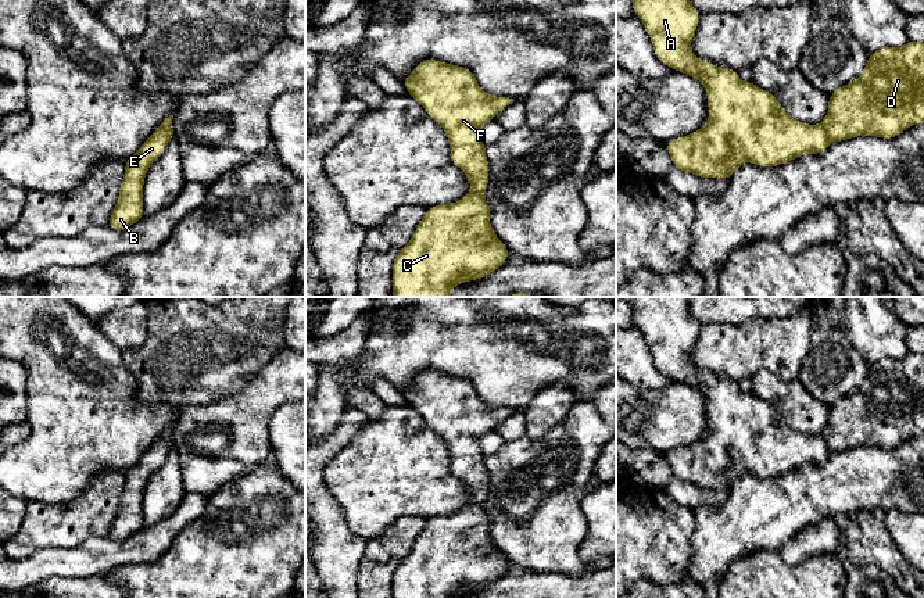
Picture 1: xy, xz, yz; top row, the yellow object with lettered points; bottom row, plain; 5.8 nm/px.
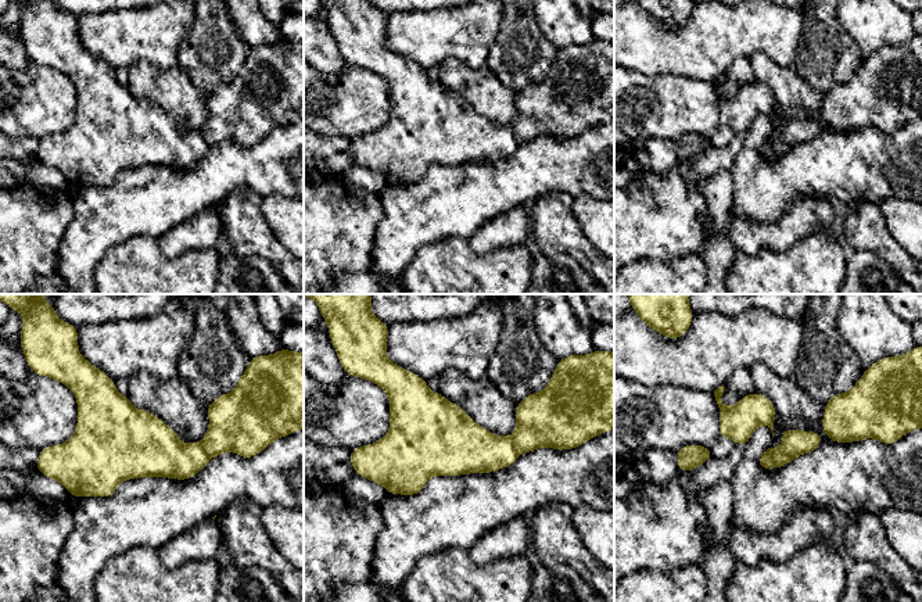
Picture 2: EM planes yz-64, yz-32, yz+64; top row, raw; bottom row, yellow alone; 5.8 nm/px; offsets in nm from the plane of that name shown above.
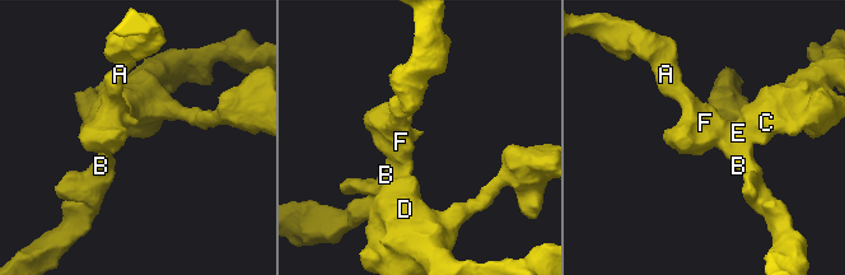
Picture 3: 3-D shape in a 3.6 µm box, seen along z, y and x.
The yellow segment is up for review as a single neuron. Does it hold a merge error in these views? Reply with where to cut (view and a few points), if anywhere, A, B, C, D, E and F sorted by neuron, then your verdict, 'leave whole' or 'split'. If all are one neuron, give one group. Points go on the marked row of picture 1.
yz (822, 124), (830, 139) | A B E F / C D | split

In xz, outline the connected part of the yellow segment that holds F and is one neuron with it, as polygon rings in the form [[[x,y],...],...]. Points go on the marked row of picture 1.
[[[438,60],[422,61],[401,82],[445,130],[451,161],[468,175],[470,193],[483,194],[488,185],[490,165],[480,128],[515,100],[487,94],[479,87],[473,71]]]

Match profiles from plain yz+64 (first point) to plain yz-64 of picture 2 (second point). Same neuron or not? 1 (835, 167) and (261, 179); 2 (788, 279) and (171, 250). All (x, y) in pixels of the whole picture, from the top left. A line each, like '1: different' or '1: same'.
1: same
2: different

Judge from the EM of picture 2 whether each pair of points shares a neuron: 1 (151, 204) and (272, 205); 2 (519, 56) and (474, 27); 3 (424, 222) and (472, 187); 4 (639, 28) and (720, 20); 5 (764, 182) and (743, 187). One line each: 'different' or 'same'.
1: different
2: different
3: same
4: same
5: same

